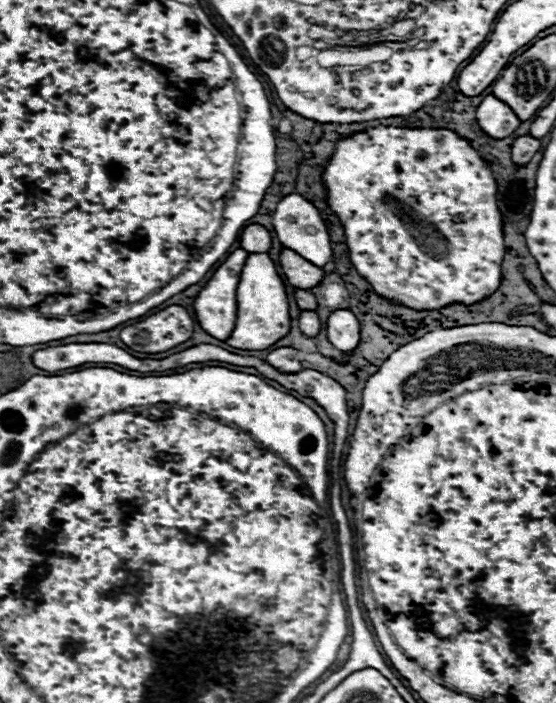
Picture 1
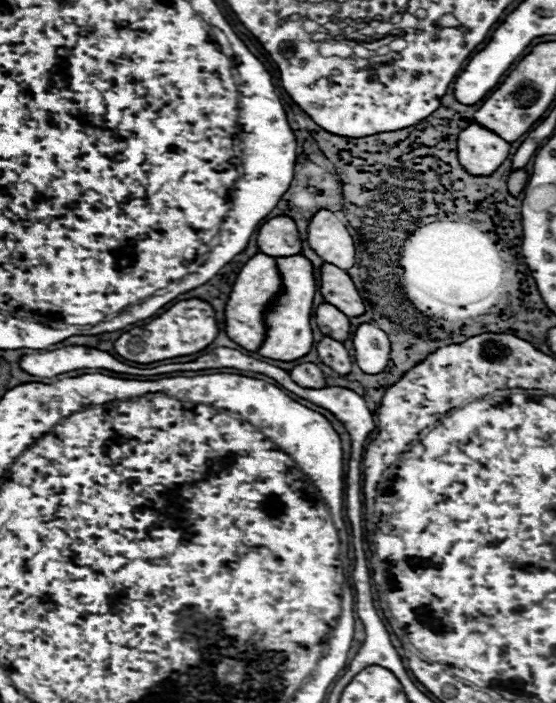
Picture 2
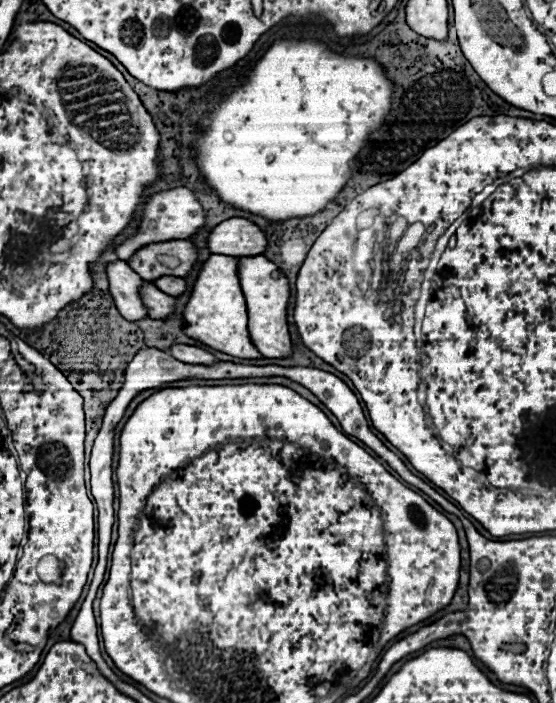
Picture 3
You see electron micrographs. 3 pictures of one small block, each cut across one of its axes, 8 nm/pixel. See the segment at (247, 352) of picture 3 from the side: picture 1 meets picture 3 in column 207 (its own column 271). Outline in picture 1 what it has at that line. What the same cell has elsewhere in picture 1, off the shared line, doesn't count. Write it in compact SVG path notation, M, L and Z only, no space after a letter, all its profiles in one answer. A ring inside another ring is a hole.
M248 254L240 274L236 326L230 338L226 338L226 344L240 350L264 350L270 348L274 342L278 342L282 336L286 336L288 330L290 330L288 298L274 262L270 260L268 254Z

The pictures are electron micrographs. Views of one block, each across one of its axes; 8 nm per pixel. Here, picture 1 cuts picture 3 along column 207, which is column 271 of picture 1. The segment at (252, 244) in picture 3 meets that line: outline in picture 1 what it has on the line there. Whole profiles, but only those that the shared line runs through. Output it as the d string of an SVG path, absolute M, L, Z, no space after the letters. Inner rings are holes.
M250 224L240 234L240 246L248 252L268 252L270 244L270 232L260 224Z

